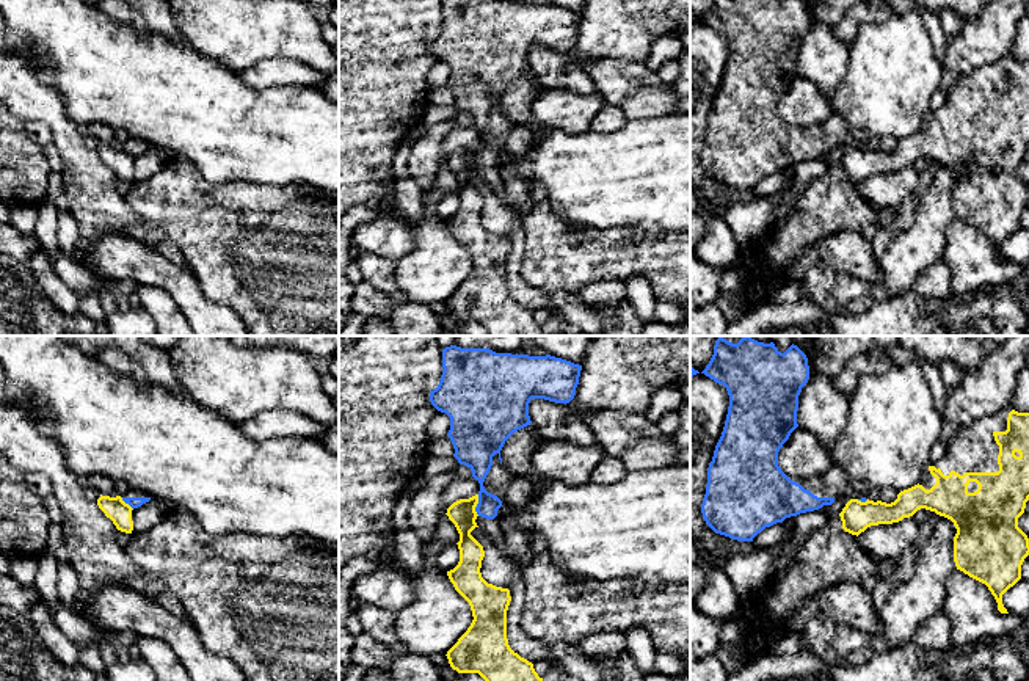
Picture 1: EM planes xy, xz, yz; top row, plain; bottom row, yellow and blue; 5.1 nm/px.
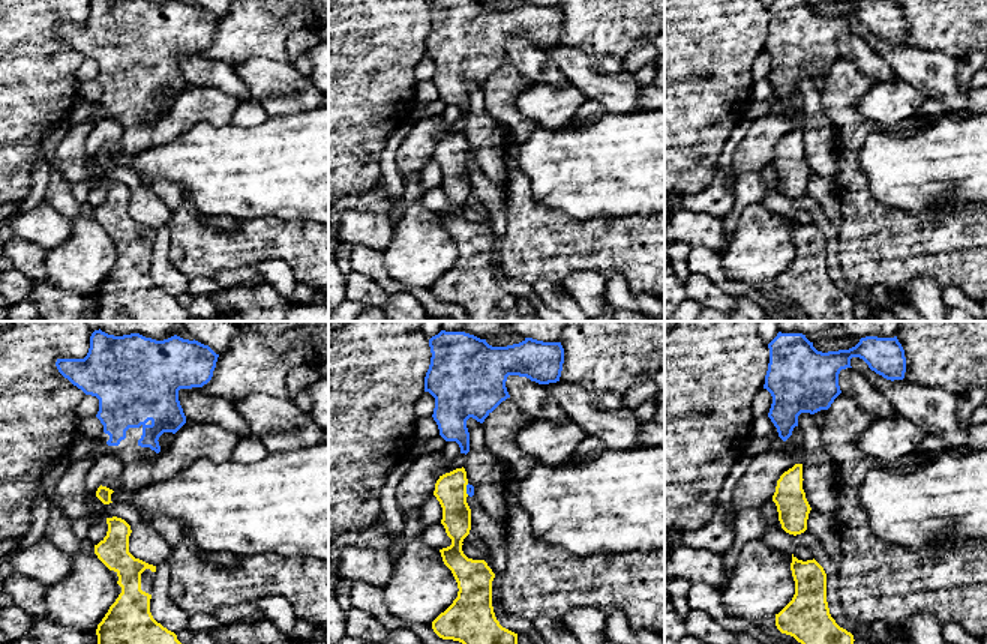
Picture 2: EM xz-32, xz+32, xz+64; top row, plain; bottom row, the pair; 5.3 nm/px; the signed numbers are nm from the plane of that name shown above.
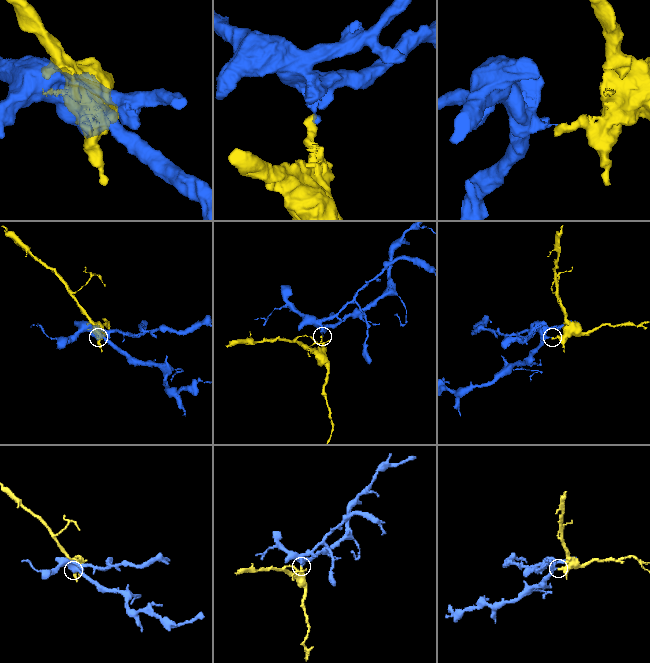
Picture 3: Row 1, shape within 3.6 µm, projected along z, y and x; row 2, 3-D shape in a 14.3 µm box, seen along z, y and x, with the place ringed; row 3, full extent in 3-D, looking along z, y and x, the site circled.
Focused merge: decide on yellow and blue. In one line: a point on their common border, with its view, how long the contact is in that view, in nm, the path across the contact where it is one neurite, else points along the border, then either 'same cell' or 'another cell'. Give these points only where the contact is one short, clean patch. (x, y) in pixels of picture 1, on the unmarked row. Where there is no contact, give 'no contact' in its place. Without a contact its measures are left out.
meets yellow in xz at (476, 154); contact 110 nm long; border along xz (479, 143), (477, 163); another cell

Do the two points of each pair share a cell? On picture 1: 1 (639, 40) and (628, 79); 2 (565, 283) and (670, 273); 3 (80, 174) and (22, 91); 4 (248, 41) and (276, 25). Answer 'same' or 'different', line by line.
1: different
2: same
3: same
4: same

